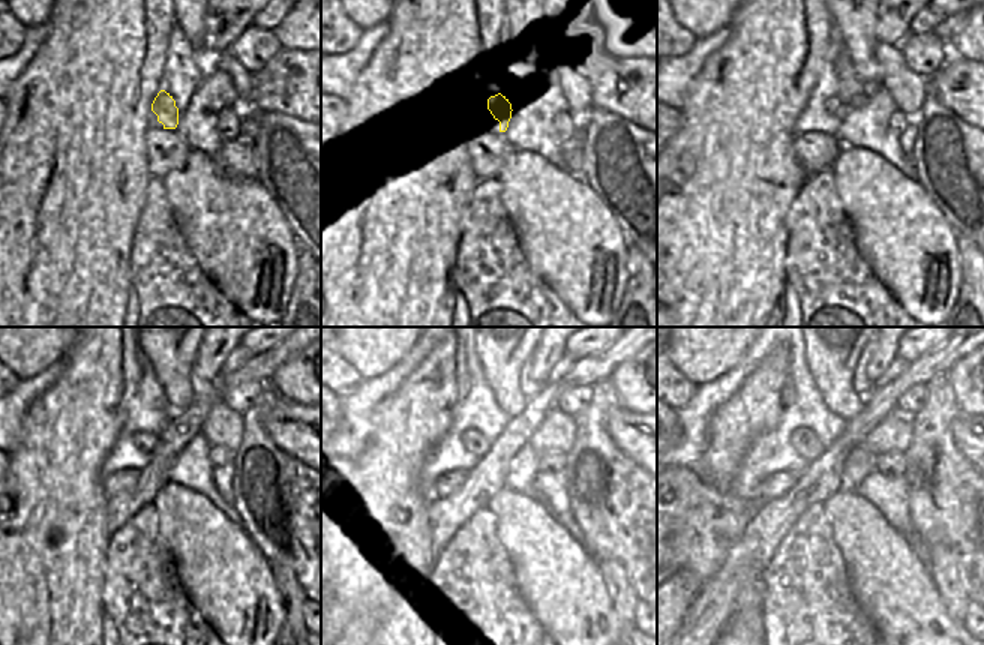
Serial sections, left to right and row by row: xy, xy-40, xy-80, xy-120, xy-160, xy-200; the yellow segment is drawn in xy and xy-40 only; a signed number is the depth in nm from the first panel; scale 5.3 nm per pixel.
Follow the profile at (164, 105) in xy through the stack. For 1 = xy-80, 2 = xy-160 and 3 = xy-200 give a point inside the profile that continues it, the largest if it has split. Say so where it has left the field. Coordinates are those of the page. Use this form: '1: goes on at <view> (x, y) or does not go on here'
1: goes on at xy-80 (834, 107)
2: goes on at xy-160 (473, 440)
3: goes on at xy-200 (804, 441)

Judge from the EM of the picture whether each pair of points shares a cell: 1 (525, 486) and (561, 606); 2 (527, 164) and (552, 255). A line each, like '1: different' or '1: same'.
1: different
2: same

